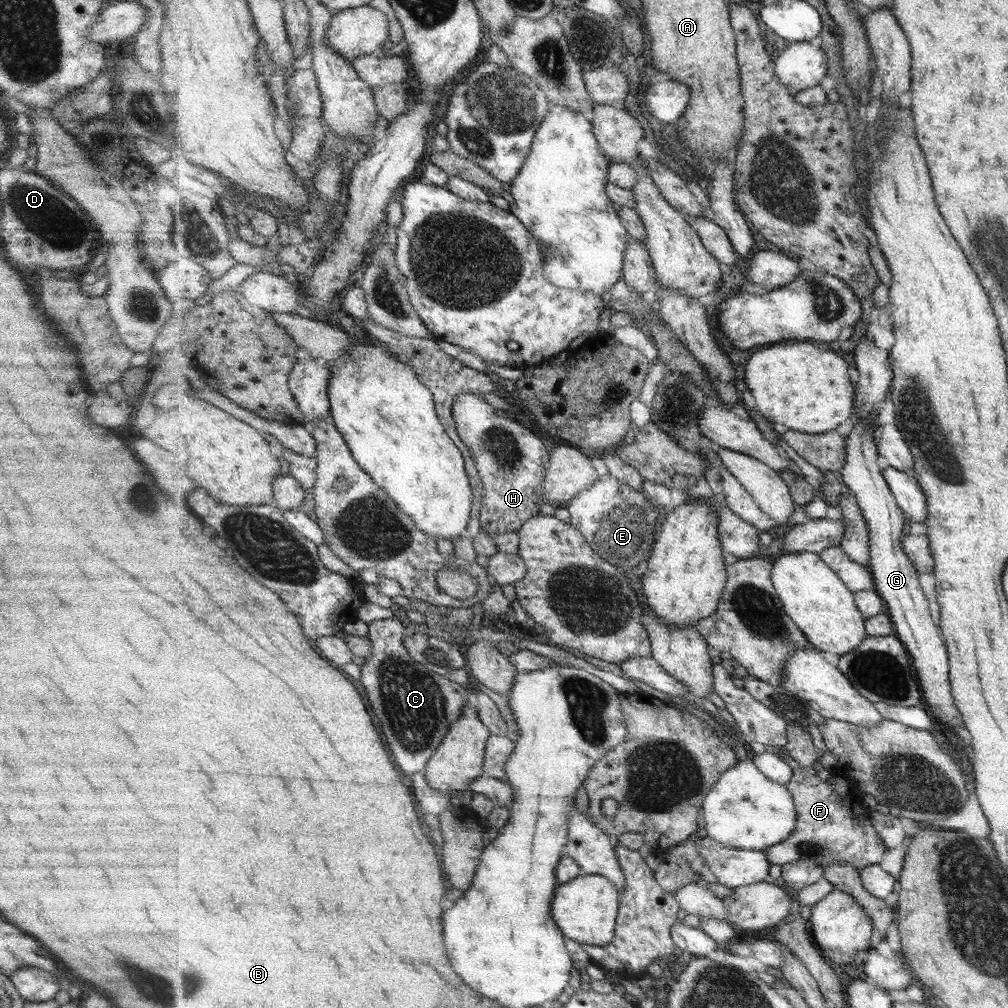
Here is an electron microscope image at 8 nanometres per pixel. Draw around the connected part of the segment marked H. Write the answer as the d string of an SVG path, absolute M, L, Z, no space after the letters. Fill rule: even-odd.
M464 392L457 395L452 408L456 429L464 445L470 450L475 459L475 464L480 472L483 481L483 496L481 499L481 512L479 520L482 530L491 533L505 534L520 530L530 518L537 516L541 512L541 504L545 504L544 499L544 478L550 461L550 450L545 448L543 438L533 434L527 426L519 424L511 418L499 416L495 409L487 400L483 400L479 393Z

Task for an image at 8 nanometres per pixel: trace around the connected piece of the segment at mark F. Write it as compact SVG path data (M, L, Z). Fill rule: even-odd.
M769 748L768 750L781 756L781 758L793 768L794 775L787 785L787 788L790 789L791 794L794 796L796 808L798 809L798 824L795 827L795 830L791 833L791 836L782 843L776 844L775 846L769 847L768 850L765 850L771 864L779 864L782 866L805 858L814 860L824 869L826 866L838 862L838 860L849 862L853 864L855 868L858 868L858 870L867 868L867 866L871 864L880 864L887 852L888 842L882 838L878 828L871 824L870 812L863 801L861 801L861 797L858 799L855 796L852 797L851 795L848 795L848 797L845 797L844 799L839 798L839 796L831 790L829 782L819 778L819 774L817 774L815 768L802 767L797 760L781 748Z

